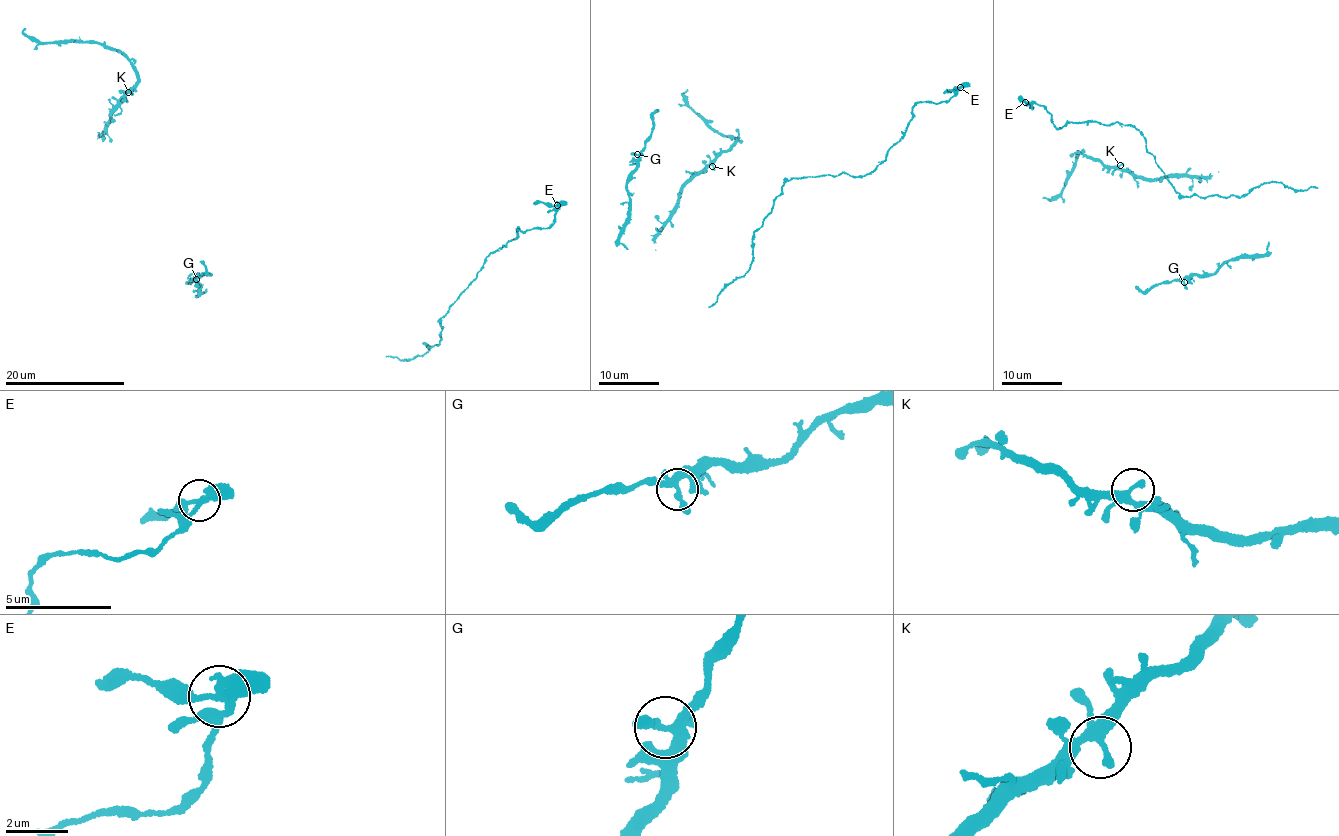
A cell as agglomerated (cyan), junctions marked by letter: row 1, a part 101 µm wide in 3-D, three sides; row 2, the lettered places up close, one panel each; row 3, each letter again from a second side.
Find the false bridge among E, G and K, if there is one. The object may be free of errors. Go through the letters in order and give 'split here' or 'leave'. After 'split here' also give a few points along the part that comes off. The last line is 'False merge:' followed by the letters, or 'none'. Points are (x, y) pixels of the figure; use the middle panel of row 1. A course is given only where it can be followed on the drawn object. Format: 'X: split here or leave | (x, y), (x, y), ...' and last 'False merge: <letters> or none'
E: split here | (959, 87), (944, 94)
G: leave
K: leave
False merge: E

